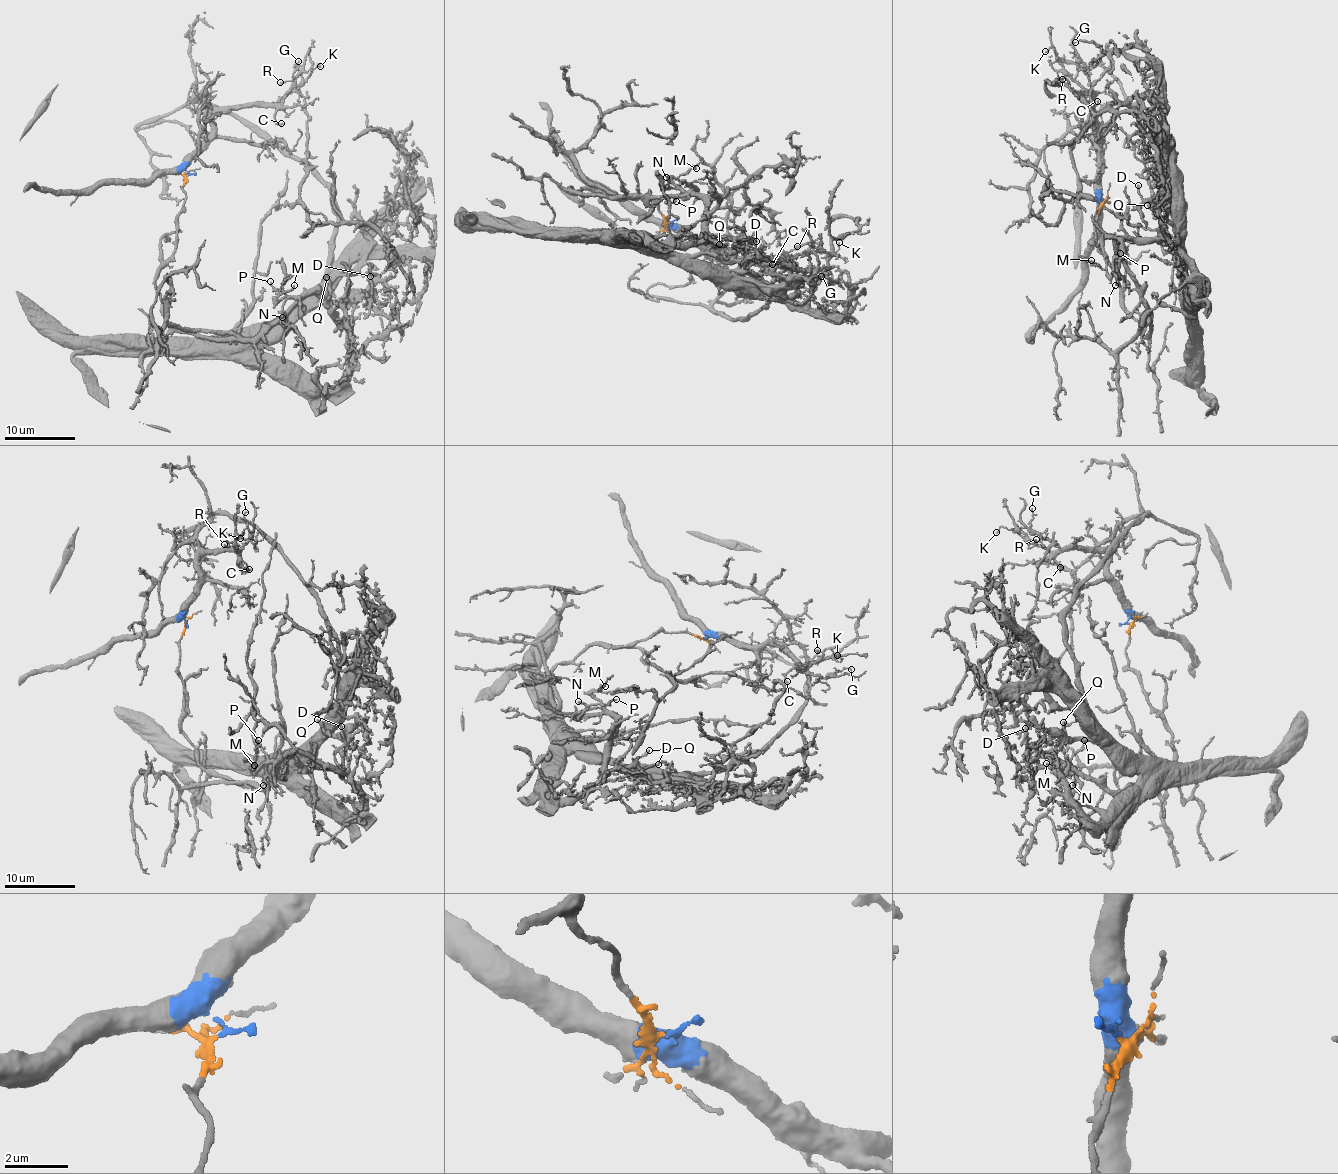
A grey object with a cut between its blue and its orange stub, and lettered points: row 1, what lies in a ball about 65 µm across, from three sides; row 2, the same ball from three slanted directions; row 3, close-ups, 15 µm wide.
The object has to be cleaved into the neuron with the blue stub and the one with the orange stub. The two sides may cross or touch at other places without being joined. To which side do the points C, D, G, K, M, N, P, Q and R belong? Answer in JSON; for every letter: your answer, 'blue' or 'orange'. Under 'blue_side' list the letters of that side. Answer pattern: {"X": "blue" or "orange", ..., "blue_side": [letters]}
{"C": "blue", "D": "orange", "G": "blue", "K": "blue", "M": "orange", "N": "orange", "P": "orange", "Q": "orange", "R": "blue", "blue_side": ["C", "G", "K", "R"]}

